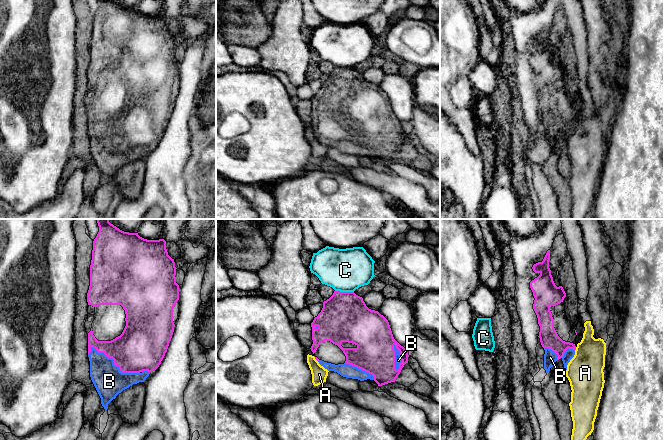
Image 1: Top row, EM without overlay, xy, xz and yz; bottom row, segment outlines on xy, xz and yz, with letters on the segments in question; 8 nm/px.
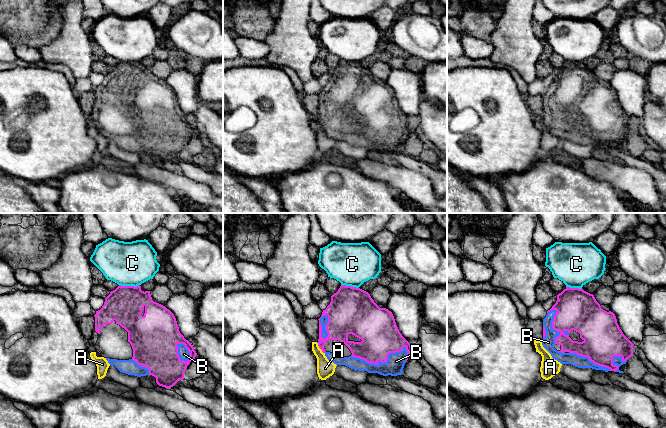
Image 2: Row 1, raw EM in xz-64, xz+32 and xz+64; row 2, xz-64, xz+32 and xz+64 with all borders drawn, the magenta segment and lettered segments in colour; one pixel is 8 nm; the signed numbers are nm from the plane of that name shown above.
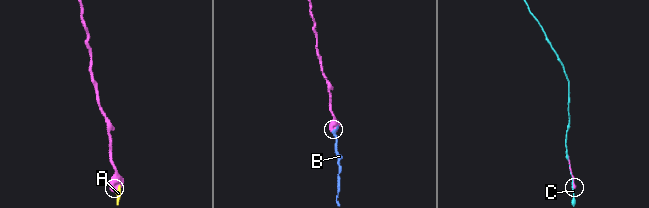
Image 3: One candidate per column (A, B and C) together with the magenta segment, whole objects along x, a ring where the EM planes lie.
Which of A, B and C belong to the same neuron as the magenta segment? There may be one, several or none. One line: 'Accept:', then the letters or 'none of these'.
Accept: B

